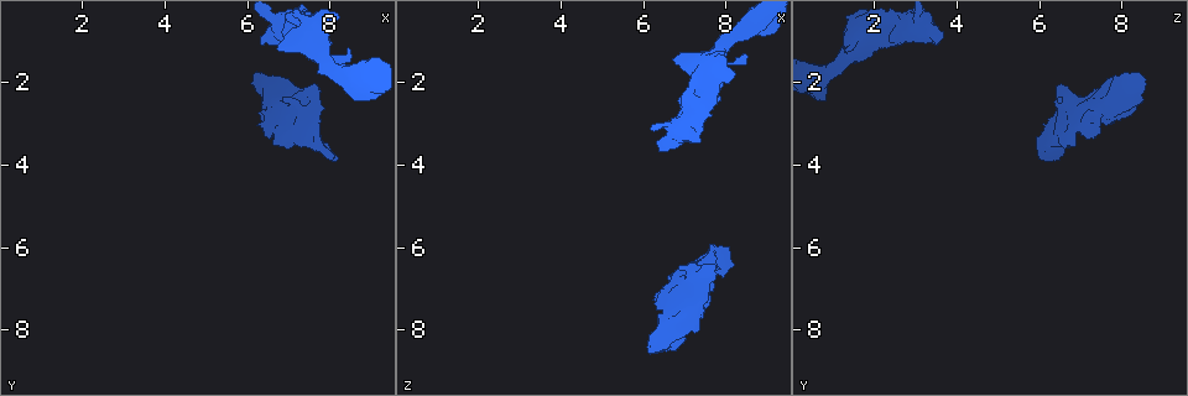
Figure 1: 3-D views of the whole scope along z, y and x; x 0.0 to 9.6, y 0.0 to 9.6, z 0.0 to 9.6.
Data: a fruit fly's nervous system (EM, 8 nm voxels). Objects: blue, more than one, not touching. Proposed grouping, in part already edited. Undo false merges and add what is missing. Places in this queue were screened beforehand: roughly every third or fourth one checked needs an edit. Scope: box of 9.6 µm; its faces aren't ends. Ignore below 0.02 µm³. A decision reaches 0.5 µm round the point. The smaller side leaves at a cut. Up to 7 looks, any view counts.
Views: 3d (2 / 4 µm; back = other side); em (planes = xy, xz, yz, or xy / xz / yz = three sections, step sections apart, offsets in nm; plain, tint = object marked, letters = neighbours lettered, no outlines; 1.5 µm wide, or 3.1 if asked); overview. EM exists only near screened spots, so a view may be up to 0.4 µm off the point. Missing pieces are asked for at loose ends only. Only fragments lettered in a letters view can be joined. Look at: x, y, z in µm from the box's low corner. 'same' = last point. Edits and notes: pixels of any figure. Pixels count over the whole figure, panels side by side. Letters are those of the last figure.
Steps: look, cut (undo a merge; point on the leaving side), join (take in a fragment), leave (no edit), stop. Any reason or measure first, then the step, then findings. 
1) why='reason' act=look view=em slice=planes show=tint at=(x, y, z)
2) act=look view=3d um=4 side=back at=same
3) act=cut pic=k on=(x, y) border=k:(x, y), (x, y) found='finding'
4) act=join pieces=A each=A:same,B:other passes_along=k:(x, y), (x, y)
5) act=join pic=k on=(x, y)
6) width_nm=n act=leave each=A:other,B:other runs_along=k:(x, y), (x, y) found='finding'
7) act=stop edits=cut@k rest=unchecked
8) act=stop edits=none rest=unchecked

why='abrupt turn' act=look view=em slice=yz step=4 show=tint at=(7.55, 2.25, 6.55)

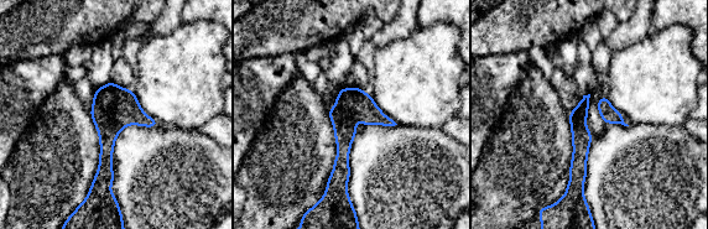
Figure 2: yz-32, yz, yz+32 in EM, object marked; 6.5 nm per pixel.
why='what lies round it' act=look view=em slice=yz step=4 show=letters at=same

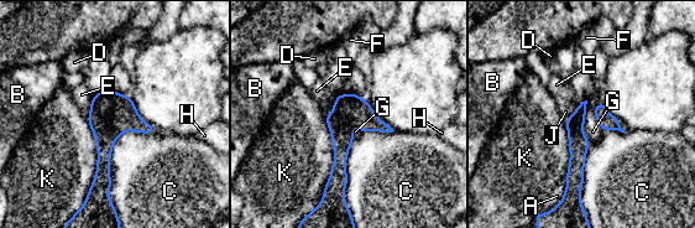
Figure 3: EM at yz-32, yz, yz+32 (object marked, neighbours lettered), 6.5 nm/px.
act=leave each=A:other,B:other,C:other,D:other,E:other,F:other,G:other,H:other,J:other,K:other runs_along=3:(353, 97), (341, 120), (336, 191) found='all the same neuron'

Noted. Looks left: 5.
why='branch stops here' act=look view=em slice=planes show=letters at=(6.25, 1.10, 3.45)

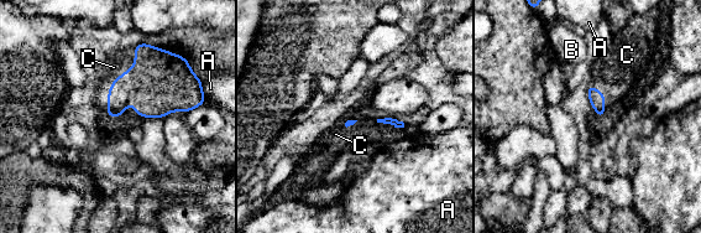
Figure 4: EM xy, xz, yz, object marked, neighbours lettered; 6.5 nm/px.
act=join pic=4 on=(114, 67) each=A:other,B:other,C:same passes_along=4:(153, 83), (115, 79), (114, 67) found='it goes on there'

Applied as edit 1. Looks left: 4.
why='see it whole again' act=look view=overview

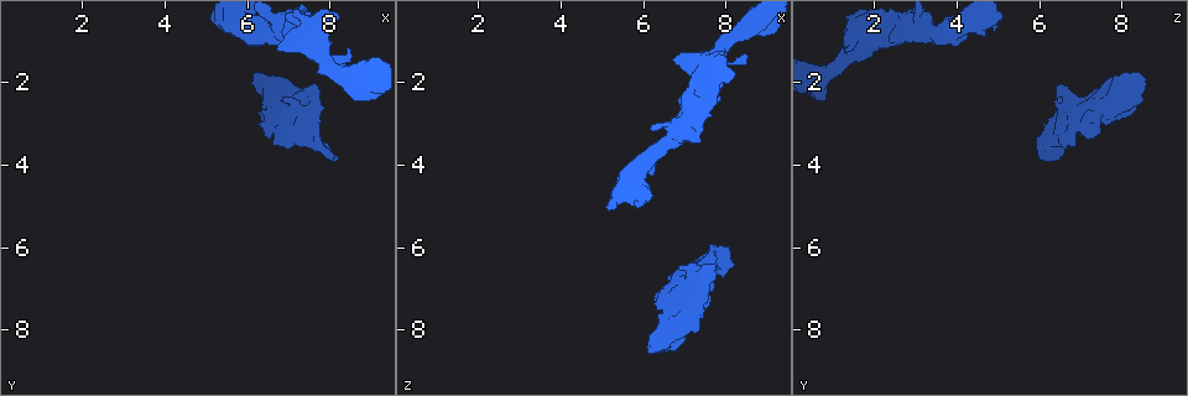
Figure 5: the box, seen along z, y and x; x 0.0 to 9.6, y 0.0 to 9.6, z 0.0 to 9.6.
why='free end' act=look view=em slice=yz step=4 show=tint at=(6.25, 1.90, 8.55)

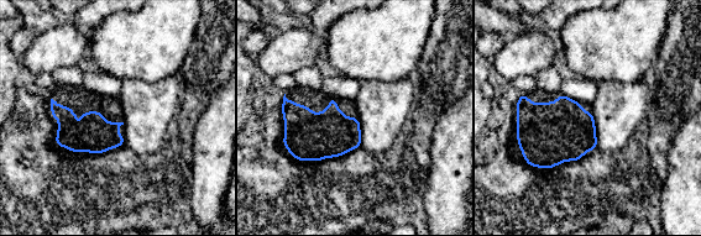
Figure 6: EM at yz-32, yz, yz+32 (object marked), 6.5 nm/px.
act=look view=em slice=planes show=letters at=same

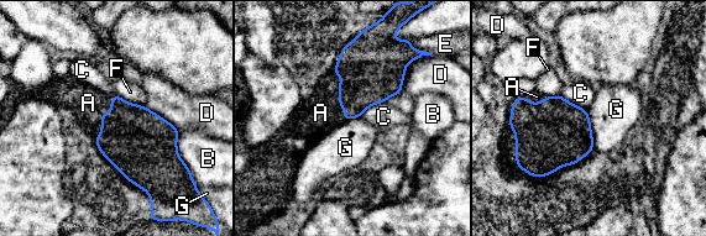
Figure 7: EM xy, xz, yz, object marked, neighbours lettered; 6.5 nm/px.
act=join pic=7 on=(320, 113) each=A:same,B:other,C:other,D:other,E:other,F:other,G:other passes_along=7:(371, 73), (339, 94), (320, 113) found='it goes on there'

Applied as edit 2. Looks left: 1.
act=stop edits=join@4,join@7 rest=unchecked

